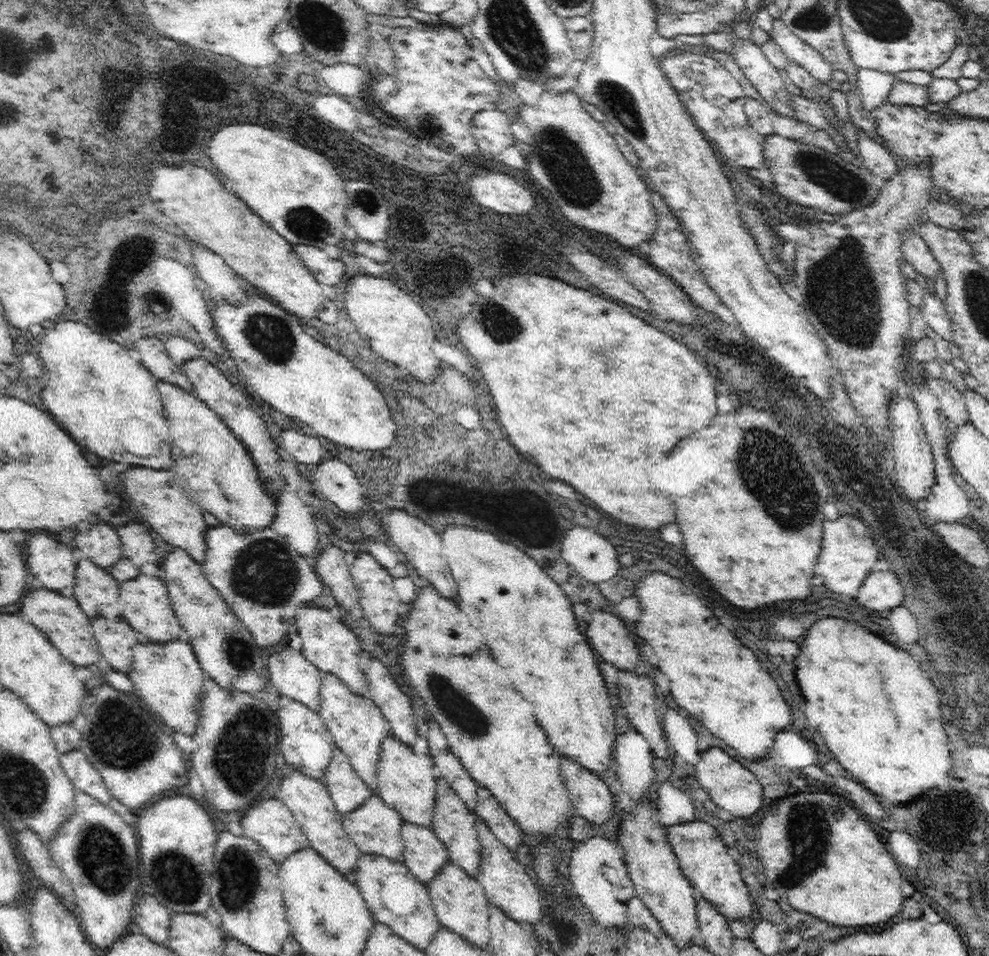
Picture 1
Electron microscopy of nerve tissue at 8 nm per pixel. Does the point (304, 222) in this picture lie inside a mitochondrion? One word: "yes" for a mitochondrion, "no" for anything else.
yes

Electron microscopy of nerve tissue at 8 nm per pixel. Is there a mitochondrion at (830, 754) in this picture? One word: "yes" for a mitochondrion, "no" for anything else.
no

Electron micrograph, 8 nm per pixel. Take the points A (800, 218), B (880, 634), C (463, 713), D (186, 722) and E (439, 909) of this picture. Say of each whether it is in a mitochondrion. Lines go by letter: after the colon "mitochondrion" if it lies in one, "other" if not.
A: other
B: other
C: mitochondrion
D: other
E: other

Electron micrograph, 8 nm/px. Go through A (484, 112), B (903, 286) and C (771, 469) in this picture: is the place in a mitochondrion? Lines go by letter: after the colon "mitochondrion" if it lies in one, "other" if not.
A: other
B: other
C: mitochondrion

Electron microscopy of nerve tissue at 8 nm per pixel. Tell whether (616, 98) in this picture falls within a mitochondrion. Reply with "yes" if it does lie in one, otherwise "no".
yes

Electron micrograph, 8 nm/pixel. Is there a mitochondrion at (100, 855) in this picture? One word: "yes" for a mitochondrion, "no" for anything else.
yes

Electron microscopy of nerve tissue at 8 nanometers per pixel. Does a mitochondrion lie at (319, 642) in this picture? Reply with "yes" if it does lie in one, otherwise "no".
no

